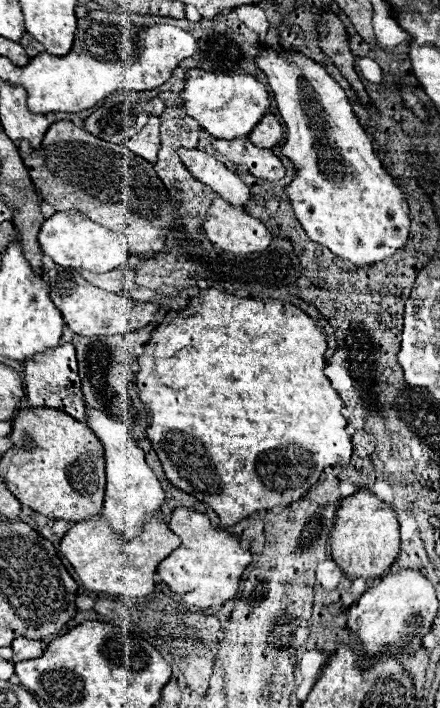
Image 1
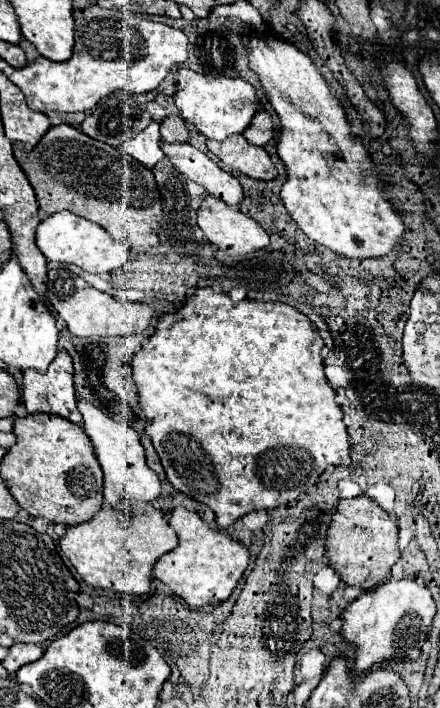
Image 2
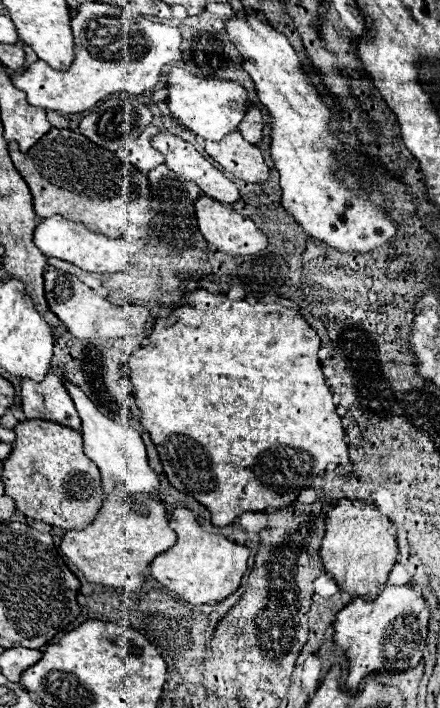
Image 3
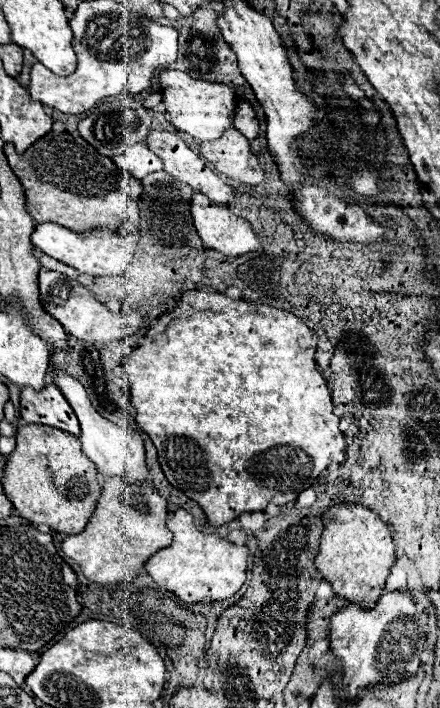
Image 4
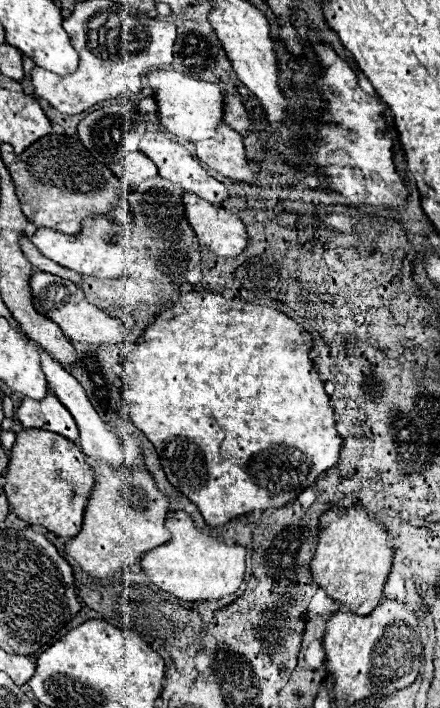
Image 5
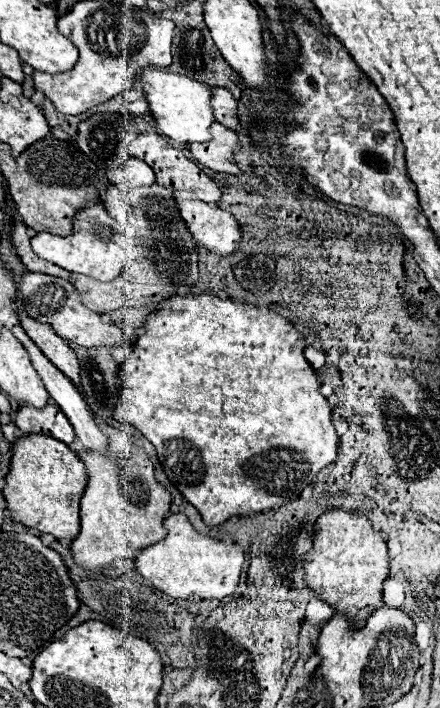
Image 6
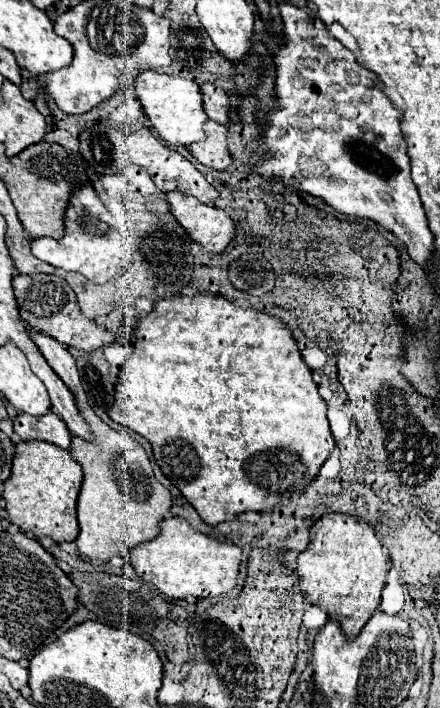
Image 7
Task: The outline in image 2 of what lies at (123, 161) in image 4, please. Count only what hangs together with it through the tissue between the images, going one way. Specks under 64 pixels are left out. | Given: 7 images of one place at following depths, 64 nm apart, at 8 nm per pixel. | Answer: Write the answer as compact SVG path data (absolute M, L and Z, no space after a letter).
M150 122L150 126L146 130L138 132L138 136L134 136L134 140L128 140L126 144L122 144L122 152L134 156L136 160L140 160L148 168L152 168L158 160L164 158L164 152L160 150L158 128L160 128L158 122Z

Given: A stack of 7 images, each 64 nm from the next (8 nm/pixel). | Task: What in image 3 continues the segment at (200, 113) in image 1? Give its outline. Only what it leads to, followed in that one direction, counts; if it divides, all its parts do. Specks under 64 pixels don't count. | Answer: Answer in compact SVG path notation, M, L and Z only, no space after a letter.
M182 68L168 72L168 108L180 126L192 130L202 140L222 140L226 134L236 132L250 106L248 90L232 80L206 80Z

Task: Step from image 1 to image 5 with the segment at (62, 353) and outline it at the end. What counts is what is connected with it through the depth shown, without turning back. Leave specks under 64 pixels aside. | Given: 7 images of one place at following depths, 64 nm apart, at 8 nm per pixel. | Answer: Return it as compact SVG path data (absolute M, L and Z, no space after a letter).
M48 392L42 400L24 398L16 416L24 428L44 428L62 434L68 440L78 440L78 428L74 418L52 392Z

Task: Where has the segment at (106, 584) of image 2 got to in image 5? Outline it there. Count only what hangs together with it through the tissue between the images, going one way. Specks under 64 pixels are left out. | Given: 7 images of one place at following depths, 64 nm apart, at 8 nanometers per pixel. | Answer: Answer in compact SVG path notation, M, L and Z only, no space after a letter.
M92 464L96 472L96 486L84 514L80 534L66 542L64 552L72 556L90 578L110 578L122 568L134 566L146 552L170 540L164 528L170 500L156 488L152 476L144 466L134 470L114 470L108 464Z

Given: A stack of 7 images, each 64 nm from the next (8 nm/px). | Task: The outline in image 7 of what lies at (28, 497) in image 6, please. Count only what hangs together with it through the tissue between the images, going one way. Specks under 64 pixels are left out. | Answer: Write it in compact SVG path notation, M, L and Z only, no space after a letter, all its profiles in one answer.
M26 440L16 444L12 474L4 482L4 504L12 524L36 536L50 536L54 542L74 542L78 536L76 500L84 472L68 450L44 440Z

